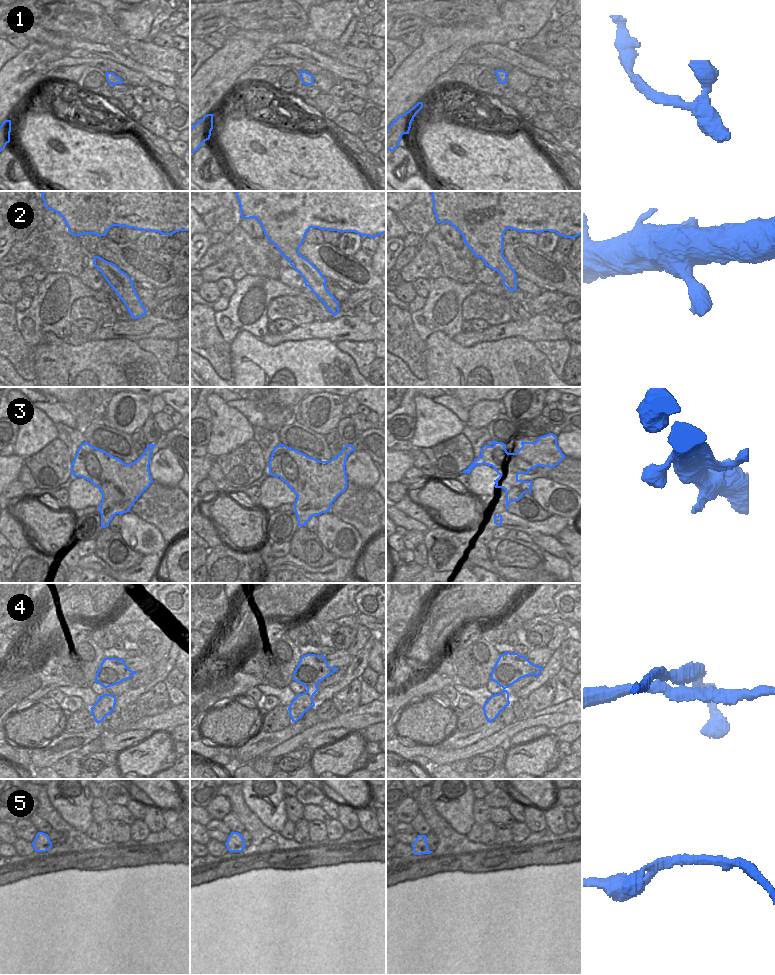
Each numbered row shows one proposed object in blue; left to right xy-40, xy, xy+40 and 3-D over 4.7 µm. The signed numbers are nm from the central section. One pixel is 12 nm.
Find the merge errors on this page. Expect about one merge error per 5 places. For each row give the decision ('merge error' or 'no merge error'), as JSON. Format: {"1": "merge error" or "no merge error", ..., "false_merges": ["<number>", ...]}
{"1": "no merge error", "2": "no merge error", "3": "no merge error", "4": "merge error", "5": "no merge error", "false_merges": ["4"]}

